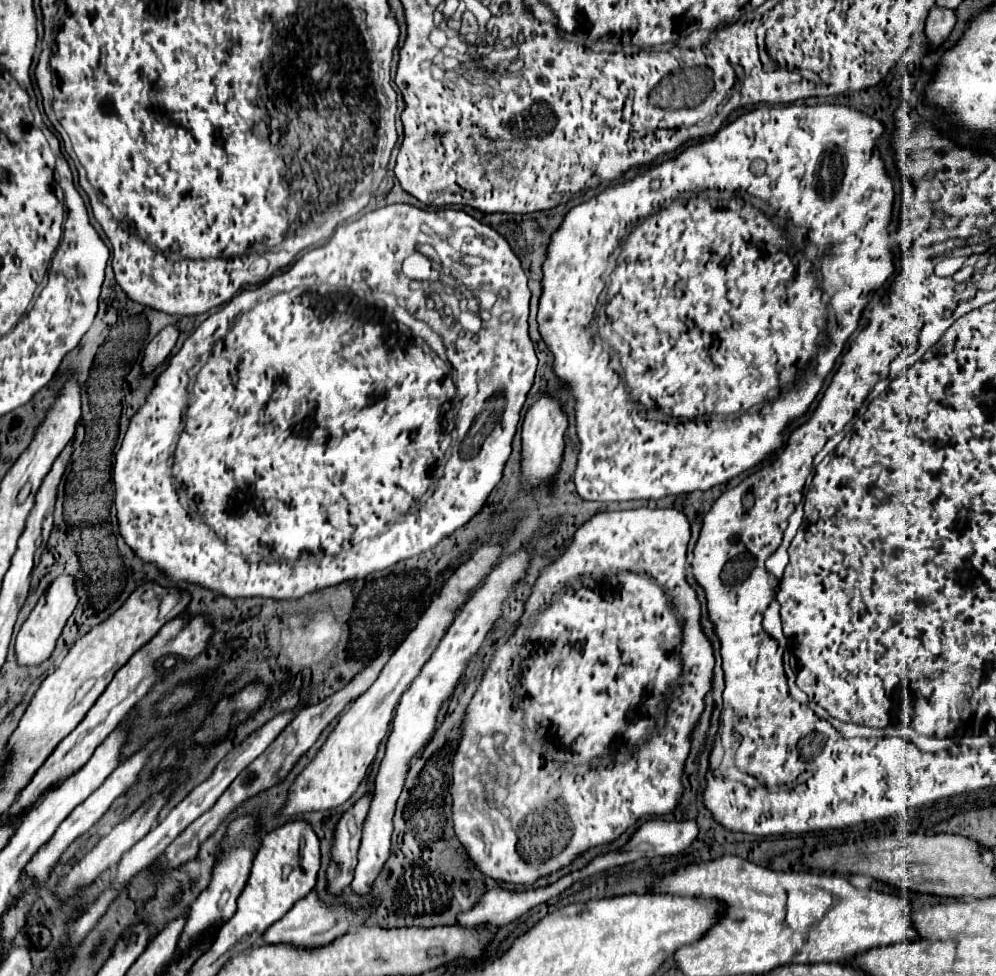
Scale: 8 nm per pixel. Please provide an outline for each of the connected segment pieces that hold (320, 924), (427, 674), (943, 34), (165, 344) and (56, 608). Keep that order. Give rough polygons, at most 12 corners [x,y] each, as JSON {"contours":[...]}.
{"contours":[[[312,891],[270,925],[262,943],[318,949],[364,925]],[[526,567],[490,573],[402,695],[350,885],[368,895],[388,861],[410,761]],[[934,5],[926,35],[938,47],[956,23],[954,9]],[[168,325],[144,351],[144,373],[170,355],[180,329]],[[58,577],[16,637],[16,663],[44,663],[78,603]]]}

